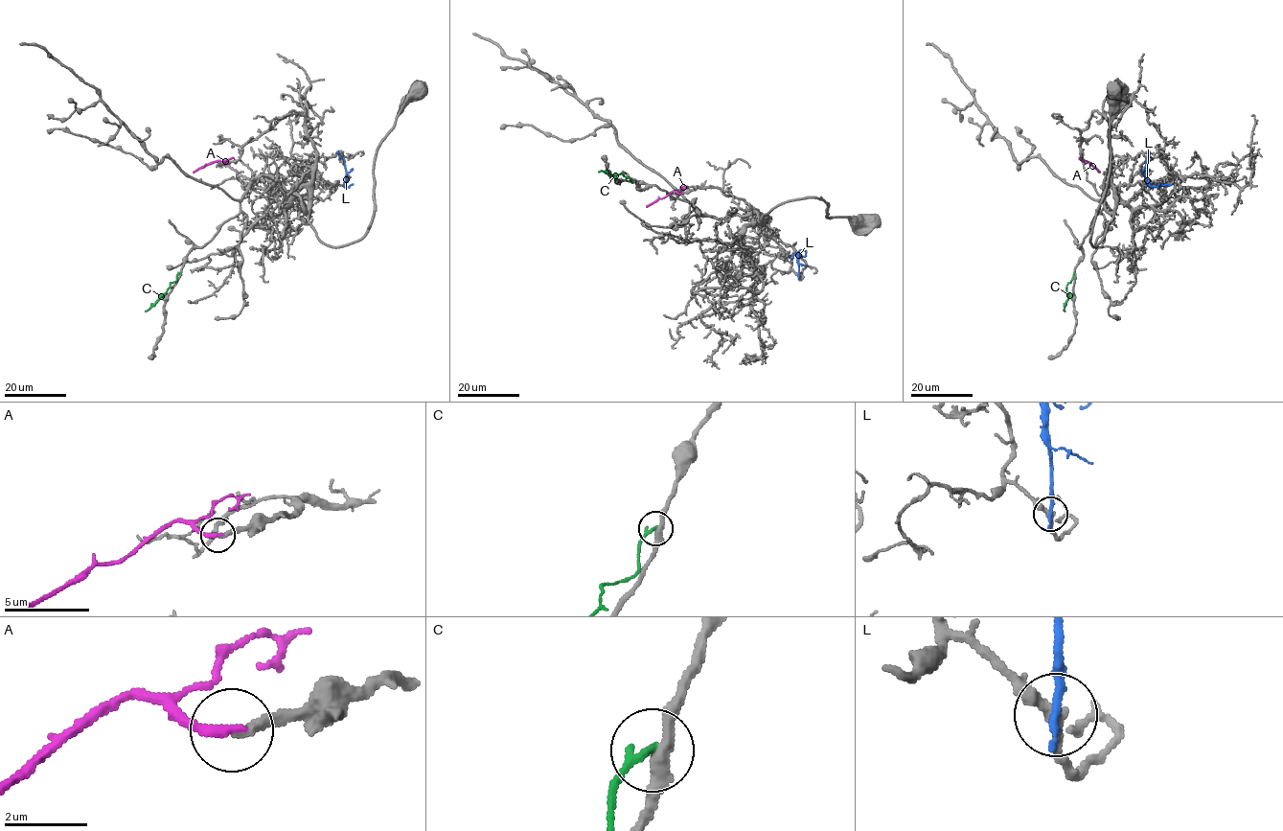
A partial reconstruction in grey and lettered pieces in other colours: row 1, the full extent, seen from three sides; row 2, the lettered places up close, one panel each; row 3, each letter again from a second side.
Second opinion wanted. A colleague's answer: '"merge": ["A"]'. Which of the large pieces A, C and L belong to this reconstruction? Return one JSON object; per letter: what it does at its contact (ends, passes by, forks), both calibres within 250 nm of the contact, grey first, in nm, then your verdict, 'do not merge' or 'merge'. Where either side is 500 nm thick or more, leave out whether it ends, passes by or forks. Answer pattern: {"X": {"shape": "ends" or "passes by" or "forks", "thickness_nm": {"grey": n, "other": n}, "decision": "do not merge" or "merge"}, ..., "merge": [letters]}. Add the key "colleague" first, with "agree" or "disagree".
{"colleague": "agree", "A": {"shape": "ends", "thickness_nm": {"grey": 240, "other": 240}, "decision": "merge"}, "C": {"shape": "ends", "thickness_nm": {"grey": 280, "other": 190}, "decision": "do not merge"}, "L": {"shape": "ends", "thickness_nm": {"grey": 280, "other": 240}, "decision": "do not merge"}, "merge": ["A"]}

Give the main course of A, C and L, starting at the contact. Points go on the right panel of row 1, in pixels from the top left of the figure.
A: (1086, 163), (1100, 172)
C: (1074, 272), (1066, 288), (1065, 311)
L: (1168, 185), (1151, 186), (1147, 181), (1146, 159), (1148, 152), (1151, 152)

